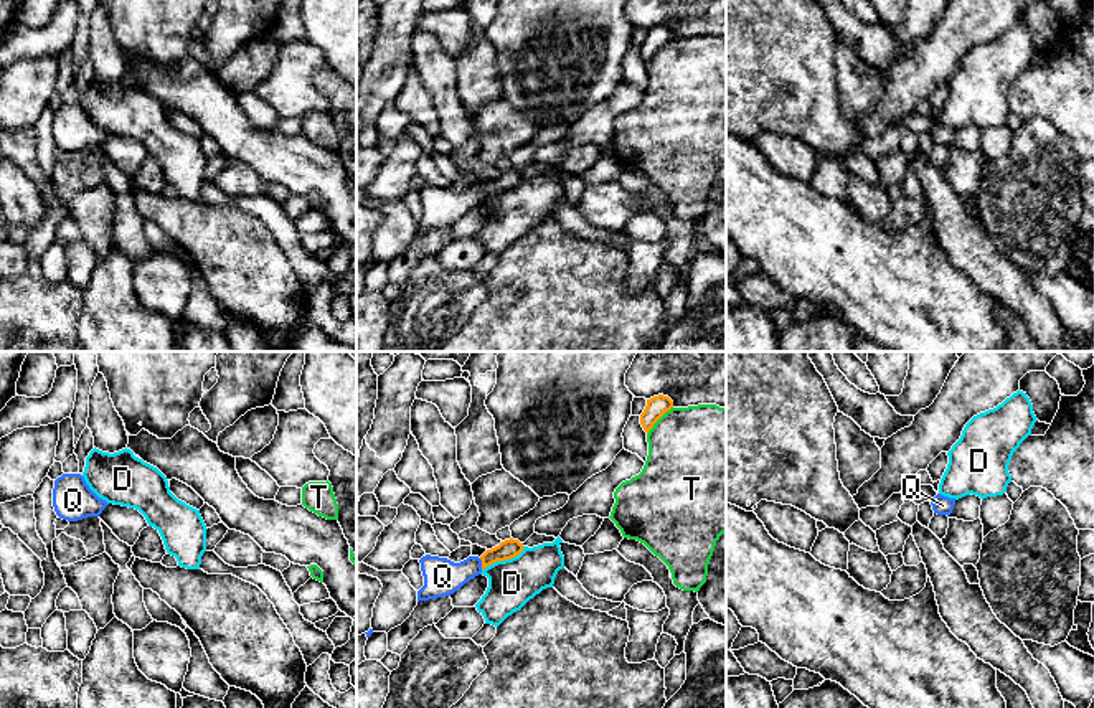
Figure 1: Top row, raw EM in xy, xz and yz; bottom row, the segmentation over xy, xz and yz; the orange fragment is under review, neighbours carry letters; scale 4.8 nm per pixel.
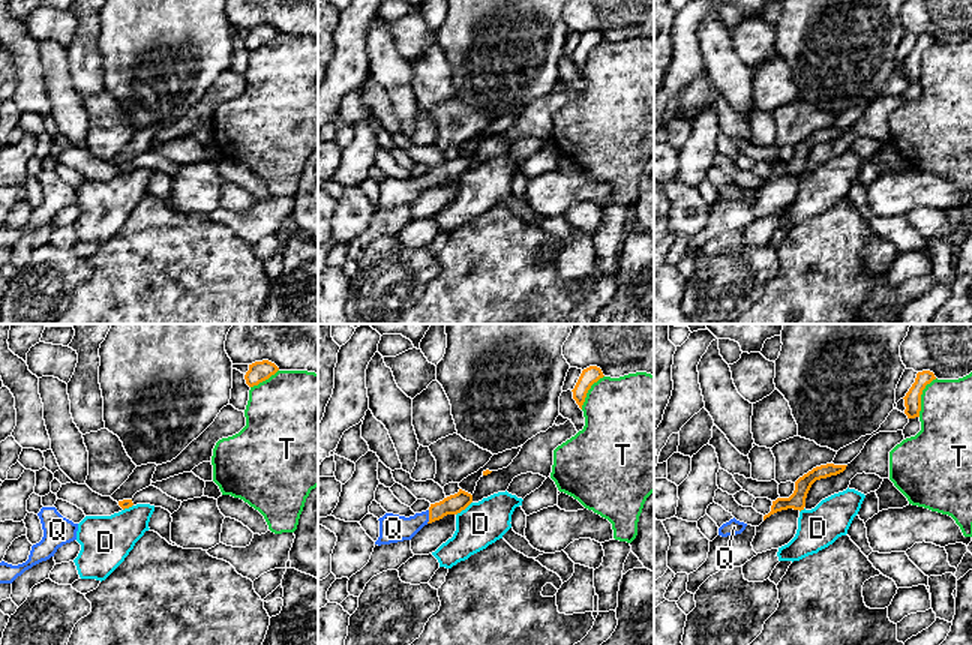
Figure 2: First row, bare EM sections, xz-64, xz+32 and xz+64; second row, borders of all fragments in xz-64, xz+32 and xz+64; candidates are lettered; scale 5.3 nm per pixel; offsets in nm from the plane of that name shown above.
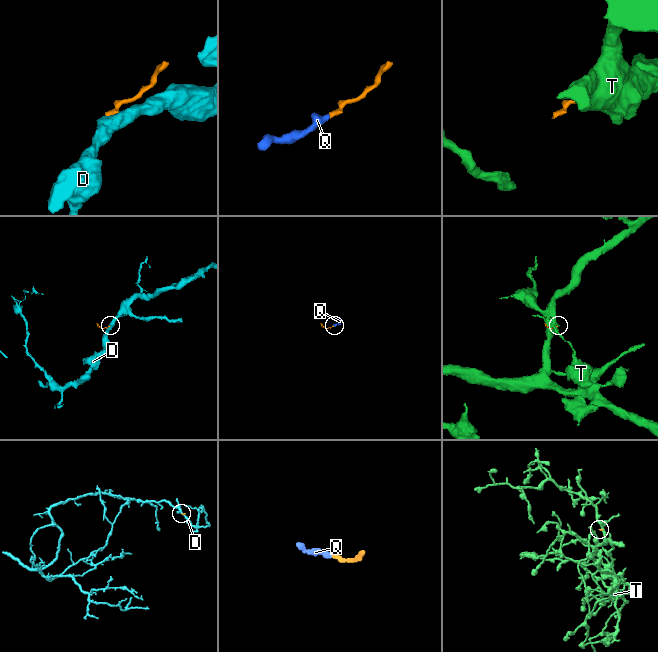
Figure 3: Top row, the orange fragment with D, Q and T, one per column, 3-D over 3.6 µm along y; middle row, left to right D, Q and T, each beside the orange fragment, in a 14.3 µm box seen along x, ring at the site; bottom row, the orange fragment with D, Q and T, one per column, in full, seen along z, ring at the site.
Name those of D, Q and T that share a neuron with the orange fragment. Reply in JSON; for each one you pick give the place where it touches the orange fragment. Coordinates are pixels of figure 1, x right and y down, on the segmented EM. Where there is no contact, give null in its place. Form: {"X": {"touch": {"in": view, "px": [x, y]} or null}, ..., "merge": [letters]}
{"Q": {"touch": {"in": "xz", "px": [482, 563]}}, "merge": ["Q"]}

